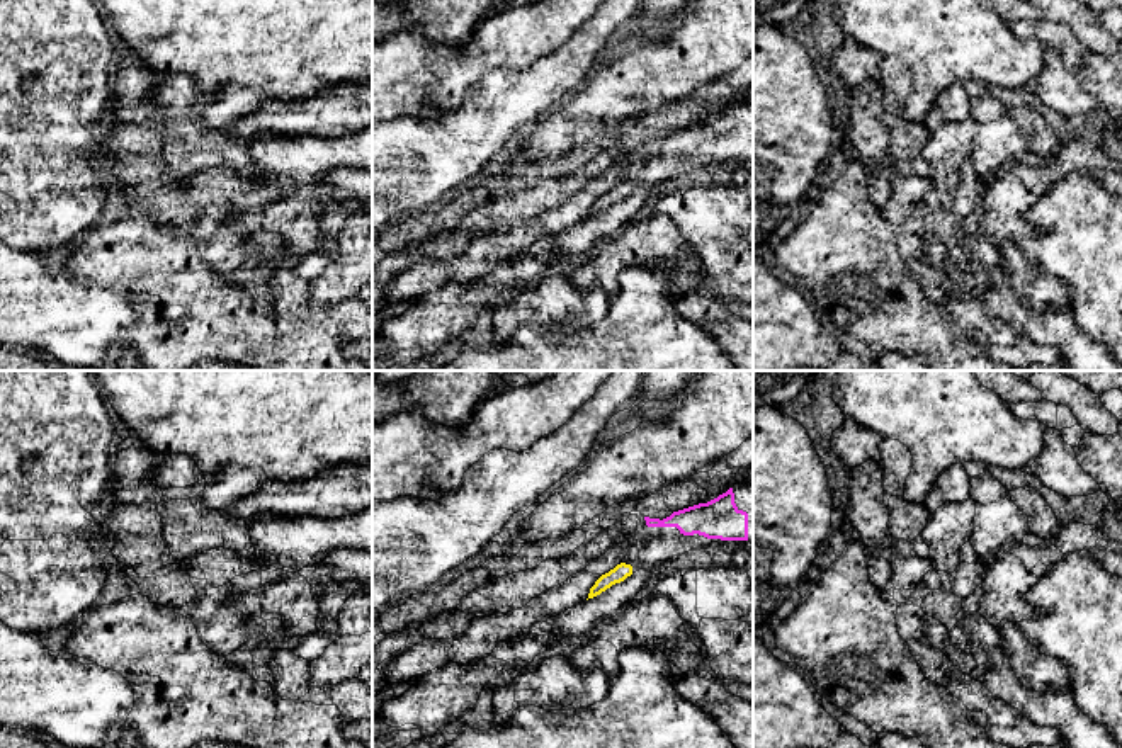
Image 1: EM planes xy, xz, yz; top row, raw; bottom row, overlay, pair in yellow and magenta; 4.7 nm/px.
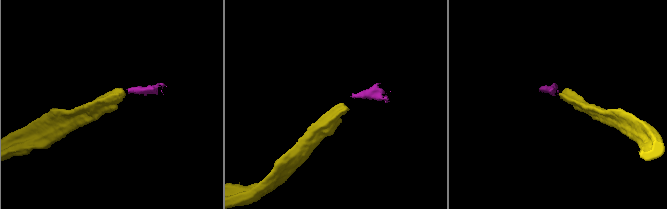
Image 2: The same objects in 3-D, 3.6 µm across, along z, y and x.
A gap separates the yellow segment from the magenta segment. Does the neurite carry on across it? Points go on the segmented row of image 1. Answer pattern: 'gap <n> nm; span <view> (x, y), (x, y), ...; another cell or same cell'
gap 200 nm; span xz (629, 565), (648, 526); same cell

